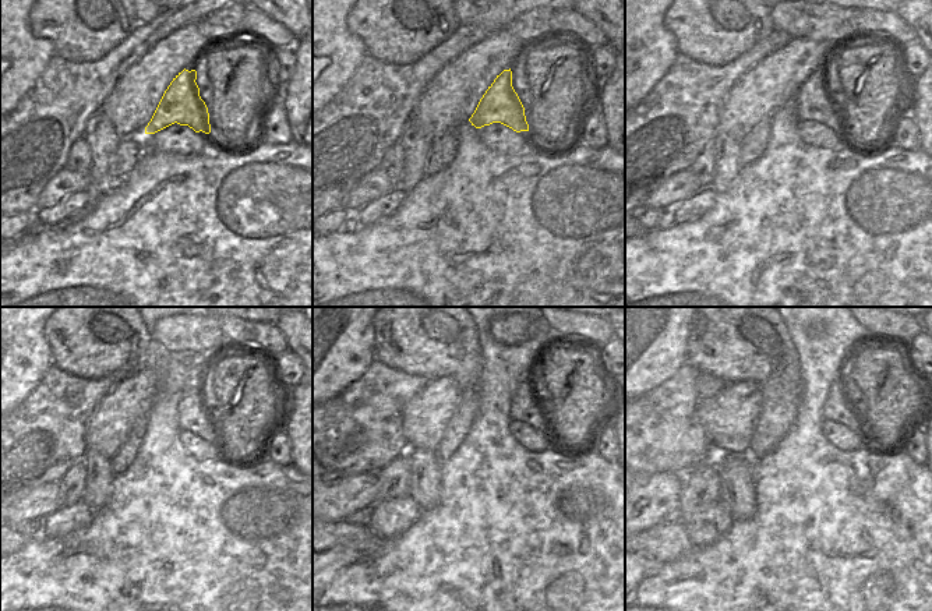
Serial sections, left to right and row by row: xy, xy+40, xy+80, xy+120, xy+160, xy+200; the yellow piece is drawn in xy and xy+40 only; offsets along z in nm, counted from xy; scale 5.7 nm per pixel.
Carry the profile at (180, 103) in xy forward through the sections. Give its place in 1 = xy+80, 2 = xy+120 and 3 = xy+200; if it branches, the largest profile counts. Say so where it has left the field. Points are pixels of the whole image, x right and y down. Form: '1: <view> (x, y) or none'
1: xy+80 (812, 98)
2: xy+120 (190, 419)
3: xy+200 (839, 435)

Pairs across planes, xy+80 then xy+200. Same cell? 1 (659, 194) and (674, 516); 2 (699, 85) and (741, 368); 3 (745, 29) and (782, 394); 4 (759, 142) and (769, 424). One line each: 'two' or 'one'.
1: two
2: two
3: one
4: one

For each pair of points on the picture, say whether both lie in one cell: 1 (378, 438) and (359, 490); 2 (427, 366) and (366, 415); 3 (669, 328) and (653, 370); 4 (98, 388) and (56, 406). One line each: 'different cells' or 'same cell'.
1: different cells
2: different cells
3: same cell
4: same cell

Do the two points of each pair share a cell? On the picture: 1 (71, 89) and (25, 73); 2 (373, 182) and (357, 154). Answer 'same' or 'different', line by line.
1: different
2: different

